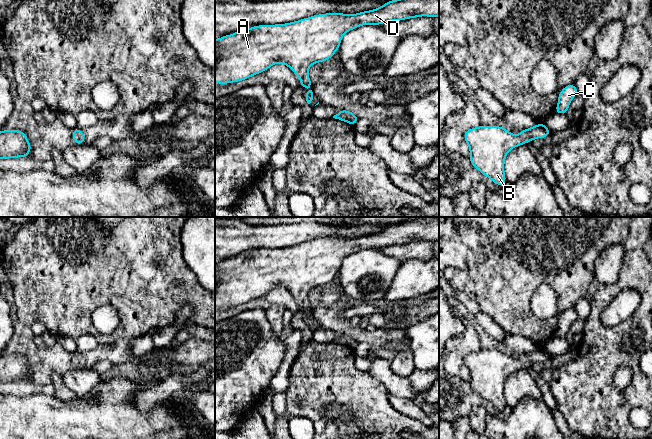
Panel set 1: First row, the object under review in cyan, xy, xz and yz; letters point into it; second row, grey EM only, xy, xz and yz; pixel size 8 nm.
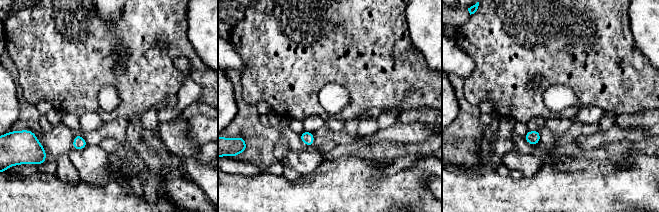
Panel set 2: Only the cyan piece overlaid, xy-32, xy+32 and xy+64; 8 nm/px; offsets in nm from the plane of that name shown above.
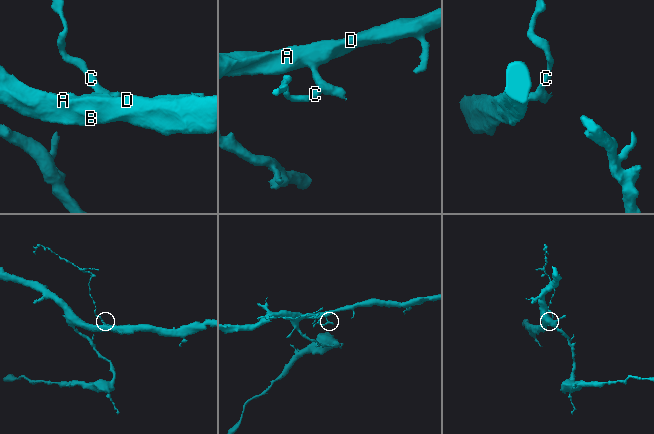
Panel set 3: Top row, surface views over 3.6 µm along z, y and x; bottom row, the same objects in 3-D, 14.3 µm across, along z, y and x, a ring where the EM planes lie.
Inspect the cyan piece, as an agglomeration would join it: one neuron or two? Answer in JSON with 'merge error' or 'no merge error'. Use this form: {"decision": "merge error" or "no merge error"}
{"decision": "no merge error"}

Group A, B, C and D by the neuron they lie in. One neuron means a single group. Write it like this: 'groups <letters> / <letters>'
groups A B C D

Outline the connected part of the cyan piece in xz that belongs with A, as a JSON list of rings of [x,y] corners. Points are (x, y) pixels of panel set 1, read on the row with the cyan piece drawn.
[[[393,0],[386,2],[383,6],[370,11],[363,11],[357,14],[326,13],[300,19],[295,22],[275,25],[258,25],[248,29],[239,30],[234,34],[225,35],[215,39],[215,83],[228,84],[248,79],[259,74],[275,63],[287,65],[300,79],[302,88],[312,87],[308,76],[308,69],[311,65],[329,60],[339,49],[343,35],[362,25],[380,25],[392,21],[401,21],[421,16],[429,16],[432,19],[439,16],[439,0]]]

